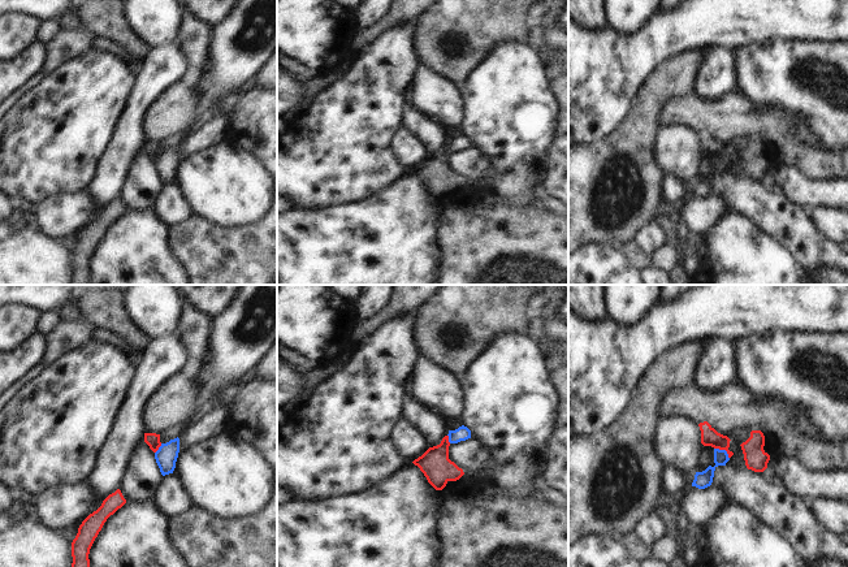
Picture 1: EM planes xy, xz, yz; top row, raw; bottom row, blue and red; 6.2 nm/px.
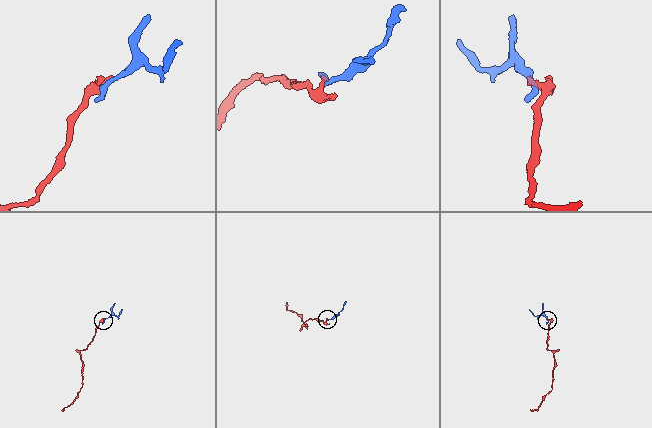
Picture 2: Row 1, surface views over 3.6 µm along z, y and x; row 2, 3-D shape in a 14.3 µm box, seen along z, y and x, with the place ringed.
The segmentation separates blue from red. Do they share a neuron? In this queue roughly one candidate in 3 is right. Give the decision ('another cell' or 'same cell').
another cell

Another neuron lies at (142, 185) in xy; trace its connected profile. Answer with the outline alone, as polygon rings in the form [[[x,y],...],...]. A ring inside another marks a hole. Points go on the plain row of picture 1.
[[[142,146],[126,170],[120,199],[126,209],[152,209],[161,189],[155,161]]]

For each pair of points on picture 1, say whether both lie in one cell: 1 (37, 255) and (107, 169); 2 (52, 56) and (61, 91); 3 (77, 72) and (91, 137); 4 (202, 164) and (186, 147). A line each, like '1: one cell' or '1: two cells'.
1: two cells
2: two cells
3: one cell
4: two cells

